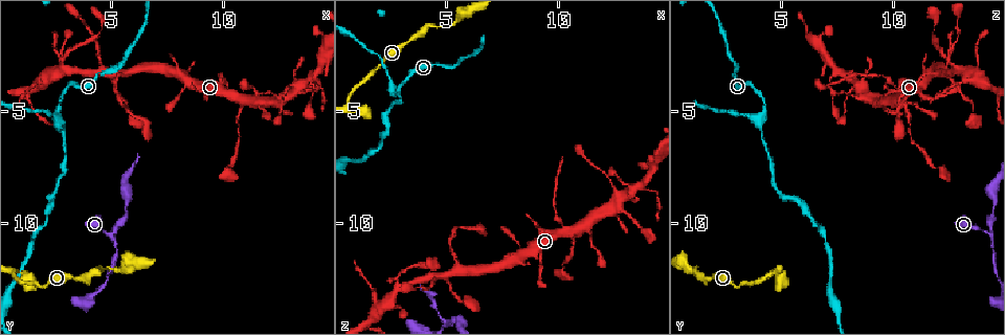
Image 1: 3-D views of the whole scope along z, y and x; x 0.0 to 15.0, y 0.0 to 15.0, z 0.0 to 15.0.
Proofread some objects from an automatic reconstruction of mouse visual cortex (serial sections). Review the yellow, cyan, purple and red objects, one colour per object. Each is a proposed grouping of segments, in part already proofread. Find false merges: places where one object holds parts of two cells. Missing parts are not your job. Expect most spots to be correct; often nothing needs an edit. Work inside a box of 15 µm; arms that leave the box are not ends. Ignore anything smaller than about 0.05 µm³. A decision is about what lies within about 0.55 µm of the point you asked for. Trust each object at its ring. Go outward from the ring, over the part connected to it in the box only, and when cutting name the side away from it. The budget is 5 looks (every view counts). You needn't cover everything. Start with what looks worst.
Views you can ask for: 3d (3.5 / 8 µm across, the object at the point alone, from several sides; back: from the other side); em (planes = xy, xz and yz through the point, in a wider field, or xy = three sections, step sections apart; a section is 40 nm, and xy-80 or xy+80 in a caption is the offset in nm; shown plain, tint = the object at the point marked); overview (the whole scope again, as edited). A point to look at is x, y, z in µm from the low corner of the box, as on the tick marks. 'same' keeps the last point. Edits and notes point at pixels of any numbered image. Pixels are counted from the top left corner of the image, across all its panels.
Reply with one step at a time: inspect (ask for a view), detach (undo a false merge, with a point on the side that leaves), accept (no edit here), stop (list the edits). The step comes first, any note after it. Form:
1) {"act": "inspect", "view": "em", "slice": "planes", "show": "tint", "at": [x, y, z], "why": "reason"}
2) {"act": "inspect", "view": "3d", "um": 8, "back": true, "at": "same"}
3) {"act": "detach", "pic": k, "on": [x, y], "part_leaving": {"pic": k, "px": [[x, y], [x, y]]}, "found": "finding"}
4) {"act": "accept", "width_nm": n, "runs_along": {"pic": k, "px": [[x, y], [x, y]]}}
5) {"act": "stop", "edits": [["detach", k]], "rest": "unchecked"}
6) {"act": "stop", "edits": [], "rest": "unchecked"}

{"act": "inspect", "view": "3d", "um": 8, "at": [4.4, 2.6, 12.6], "why": "calibre changes"}

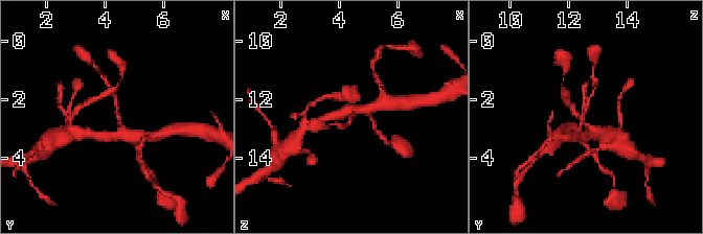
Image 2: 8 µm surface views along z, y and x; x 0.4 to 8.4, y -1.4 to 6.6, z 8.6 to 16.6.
{"act": "inspect", "view": "em", "slice": "xy", "step": 2, "show": "tint", "at": [4.5, 2.6, 12.5], "arm_widths_nm": [150, 300], "why": "shape alone is not enough"}

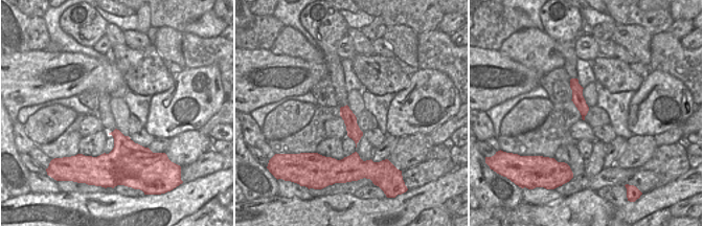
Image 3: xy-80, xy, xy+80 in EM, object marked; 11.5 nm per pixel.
{"act": "accept", "runs_along": {"pic": 3, "px": [[573, 81], [584, 112]]}, "found": "one cell here"}

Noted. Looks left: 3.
{"act": "inspect", "view": "3d", "um": 8, "at": [2.6, 5.3, 4.1], "why": "three-way junction"}

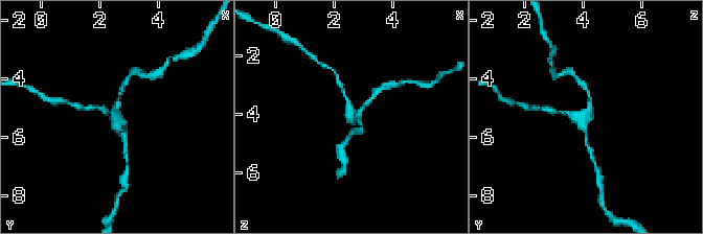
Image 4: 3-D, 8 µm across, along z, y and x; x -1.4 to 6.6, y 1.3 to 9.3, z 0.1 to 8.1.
{"act": "inspect", "view": "3d", "um": 3.5, "at": [2.6, 5.4, 4.0], "why": "closer look"}

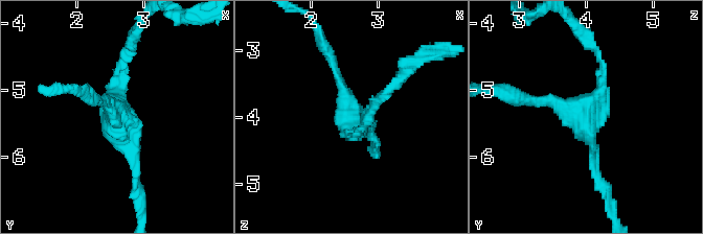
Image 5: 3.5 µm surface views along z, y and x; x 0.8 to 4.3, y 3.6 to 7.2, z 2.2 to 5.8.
{"act": "inspect", "view": "em", "slice": "xy", "step": 5, "show": "tint", "at": [2.65, 5.35, 4.05], "arms": 3, "arm_widths_nm": [100, 150, 150]}

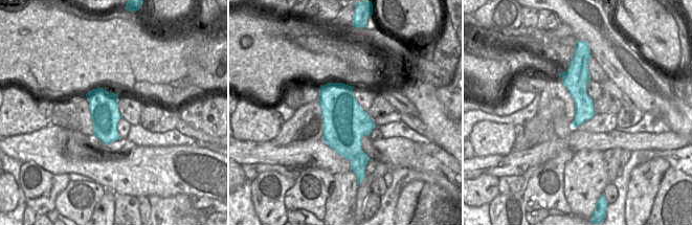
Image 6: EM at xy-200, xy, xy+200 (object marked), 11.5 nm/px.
{"act": "accept", "runs_along": {"pic": 5, "px": [[131, 52], [118, 133], [137, 178]]}, "found": "all the same cell"}

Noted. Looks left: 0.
{"act": "stop", "edits": [], "rest": "unchecked"}

